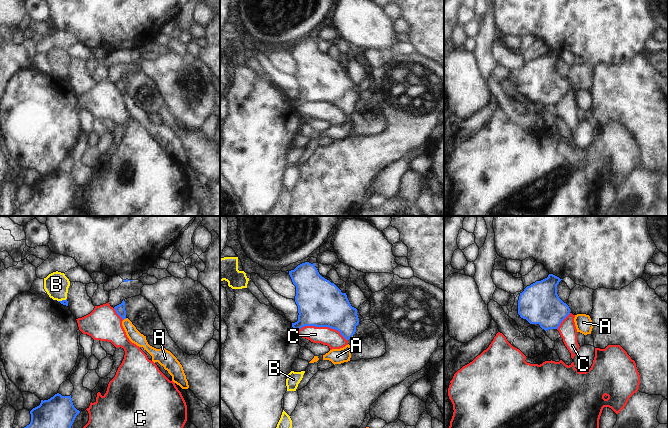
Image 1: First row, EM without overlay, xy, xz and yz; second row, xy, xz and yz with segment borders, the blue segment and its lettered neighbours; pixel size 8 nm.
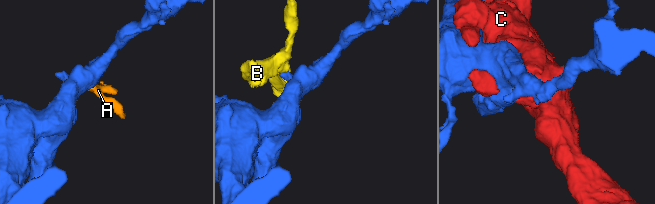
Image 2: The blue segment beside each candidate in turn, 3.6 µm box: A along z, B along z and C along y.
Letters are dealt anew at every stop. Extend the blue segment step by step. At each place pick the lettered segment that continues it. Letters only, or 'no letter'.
A.

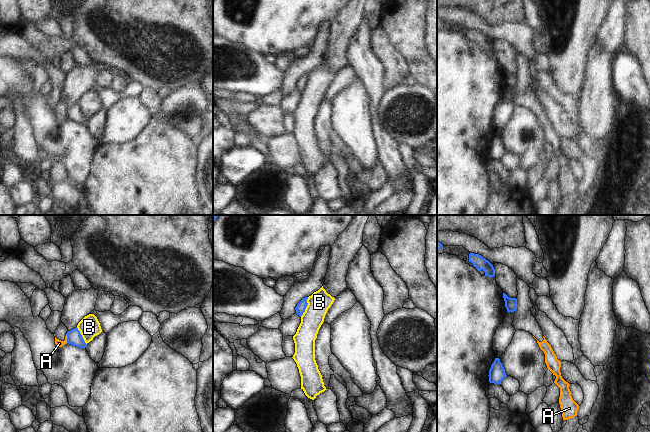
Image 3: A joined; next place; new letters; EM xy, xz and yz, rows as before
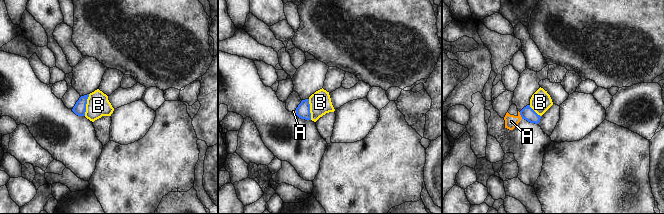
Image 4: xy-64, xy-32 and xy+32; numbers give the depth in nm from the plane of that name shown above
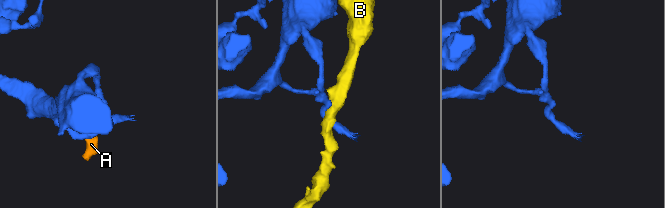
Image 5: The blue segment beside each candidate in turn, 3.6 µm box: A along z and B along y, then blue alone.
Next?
no letter.

